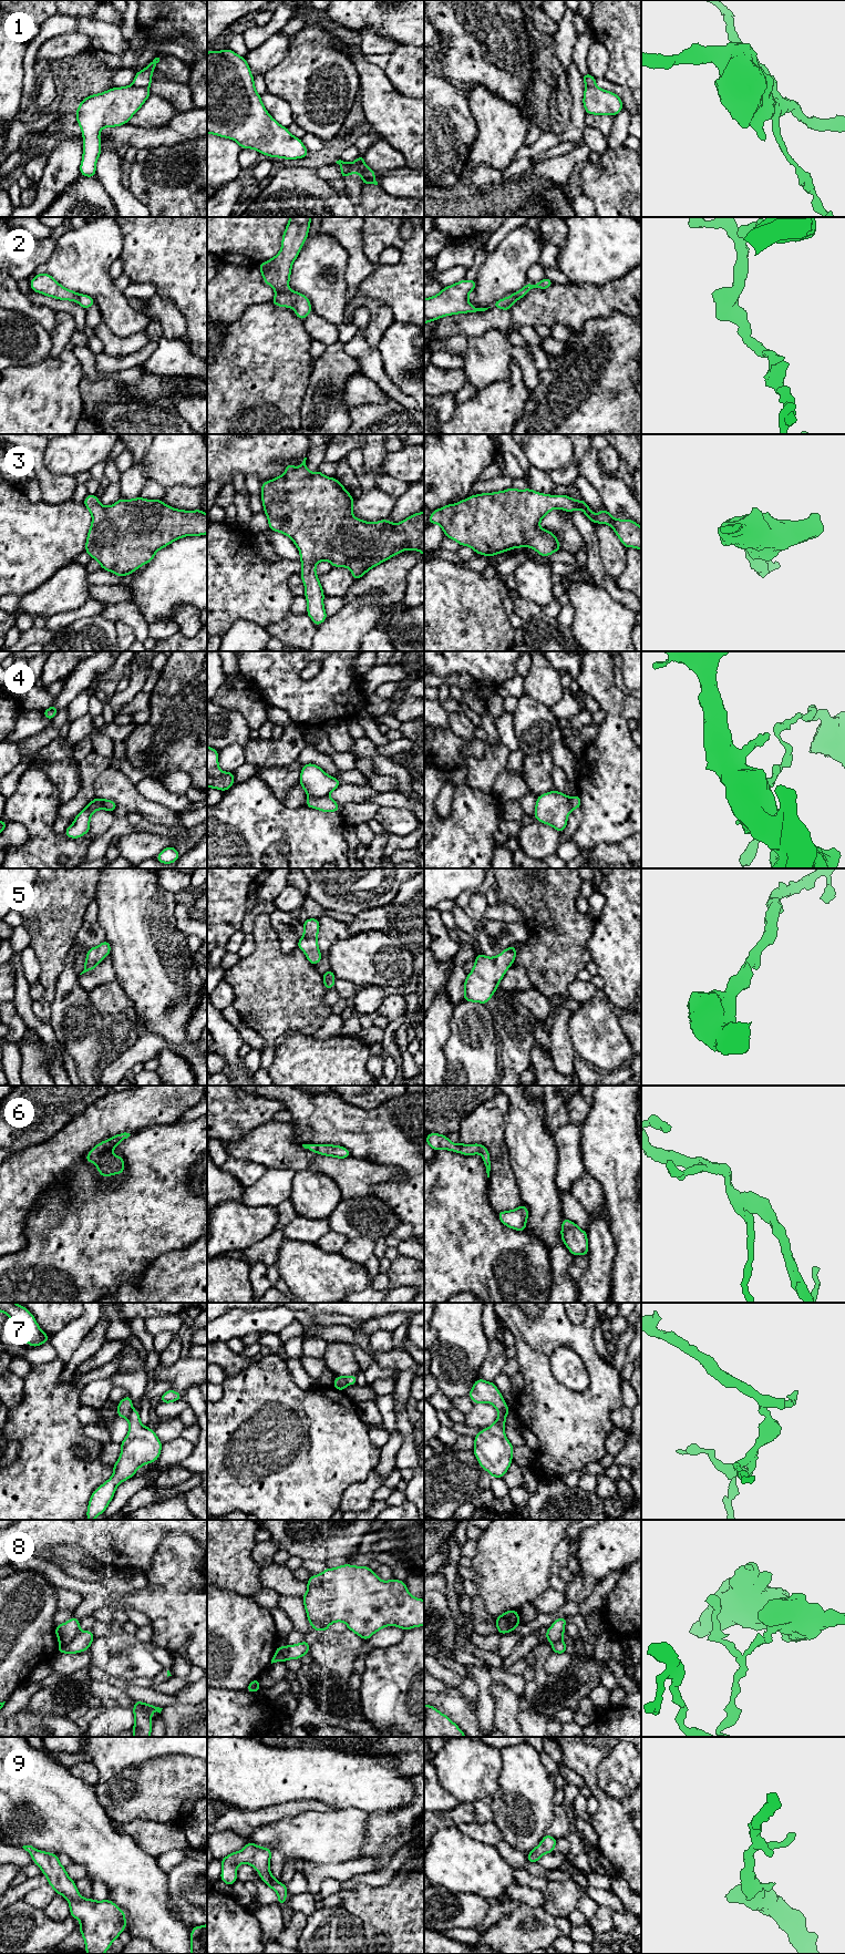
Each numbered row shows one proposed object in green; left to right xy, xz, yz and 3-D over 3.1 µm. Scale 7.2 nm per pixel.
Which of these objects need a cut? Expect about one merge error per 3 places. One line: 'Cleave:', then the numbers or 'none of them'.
Cleave: 1, 4, 7, 8

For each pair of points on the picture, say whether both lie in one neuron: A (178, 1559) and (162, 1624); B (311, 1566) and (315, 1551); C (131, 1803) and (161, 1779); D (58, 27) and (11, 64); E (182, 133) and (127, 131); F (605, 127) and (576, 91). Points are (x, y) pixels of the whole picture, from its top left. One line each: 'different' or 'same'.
A: same
B: different
C: same
D: different
E: same
F: different

